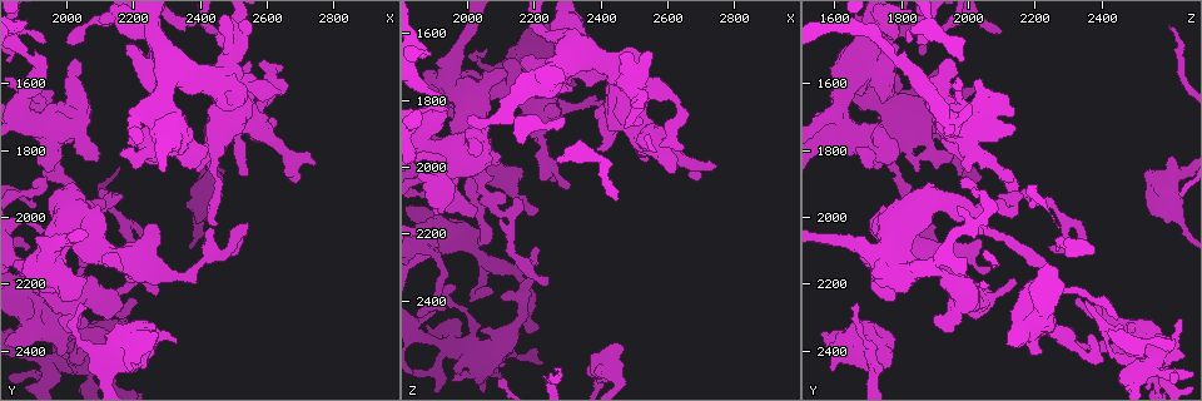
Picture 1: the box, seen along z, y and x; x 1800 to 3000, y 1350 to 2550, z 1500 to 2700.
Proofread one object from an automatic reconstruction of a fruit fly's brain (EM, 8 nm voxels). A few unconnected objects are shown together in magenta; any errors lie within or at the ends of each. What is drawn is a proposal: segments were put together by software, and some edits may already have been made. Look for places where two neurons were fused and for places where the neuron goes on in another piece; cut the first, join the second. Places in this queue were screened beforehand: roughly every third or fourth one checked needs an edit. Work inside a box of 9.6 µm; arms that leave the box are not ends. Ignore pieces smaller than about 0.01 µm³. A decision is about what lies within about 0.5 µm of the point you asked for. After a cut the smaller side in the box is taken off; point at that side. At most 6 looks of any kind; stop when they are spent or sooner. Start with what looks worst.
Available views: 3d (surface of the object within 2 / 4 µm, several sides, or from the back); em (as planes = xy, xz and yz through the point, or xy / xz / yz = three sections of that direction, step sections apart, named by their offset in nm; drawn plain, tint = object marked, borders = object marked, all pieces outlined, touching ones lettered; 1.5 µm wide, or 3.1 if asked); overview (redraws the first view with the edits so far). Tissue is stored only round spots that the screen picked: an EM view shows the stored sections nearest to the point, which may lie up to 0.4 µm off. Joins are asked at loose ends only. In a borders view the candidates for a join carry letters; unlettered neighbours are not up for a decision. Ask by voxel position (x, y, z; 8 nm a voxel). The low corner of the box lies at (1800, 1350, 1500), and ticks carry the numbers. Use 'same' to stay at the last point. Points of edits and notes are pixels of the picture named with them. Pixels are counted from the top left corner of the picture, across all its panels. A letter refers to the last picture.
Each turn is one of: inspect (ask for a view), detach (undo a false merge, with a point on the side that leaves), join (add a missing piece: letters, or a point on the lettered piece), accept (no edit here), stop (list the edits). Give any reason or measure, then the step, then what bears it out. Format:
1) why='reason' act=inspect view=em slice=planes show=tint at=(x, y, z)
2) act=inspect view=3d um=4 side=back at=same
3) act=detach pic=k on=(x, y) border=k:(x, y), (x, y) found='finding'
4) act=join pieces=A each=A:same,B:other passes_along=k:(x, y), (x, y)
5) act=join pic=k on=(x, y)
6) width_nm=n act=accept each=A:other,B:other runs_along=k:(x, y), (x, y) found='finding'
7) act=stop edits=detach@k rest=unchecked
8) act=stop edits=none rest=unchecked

why='four-way junction' act=inspect view=em slice=planes show=borders at=(2530, 1610, 1750)

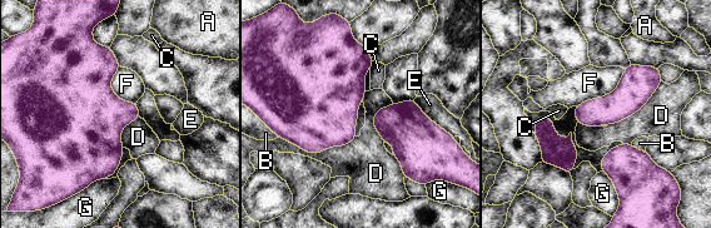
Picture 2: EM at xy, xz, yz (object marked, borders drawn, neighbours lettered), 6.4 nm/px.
longest_contact=D:500nm act=accept each=A:other,B:other,C:other,D:other,E:other,F:other,G:other border=2:(356, 135), (318, 153), (279, 137) found='continuous, no second neuron'

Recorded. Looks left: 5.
why='free end' act=inspect view=em slice=planes show=borders at=(2540, 2020, 1900)

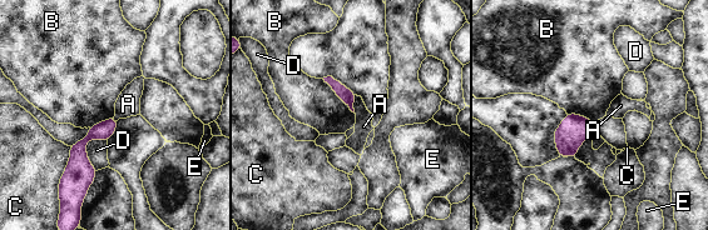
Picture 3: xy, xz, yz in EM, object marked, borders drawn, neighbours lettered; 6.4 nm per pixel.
act=accept each=A:other,B:other,C:other,D:other,E:other border=3:(322, 79), (354, 113) found='no lettered piece goes on from it'

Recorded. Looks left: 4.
why='tapers out' act=inspect view=em slice=xz step=4 show=tint at=(2260, 1430, 2600)

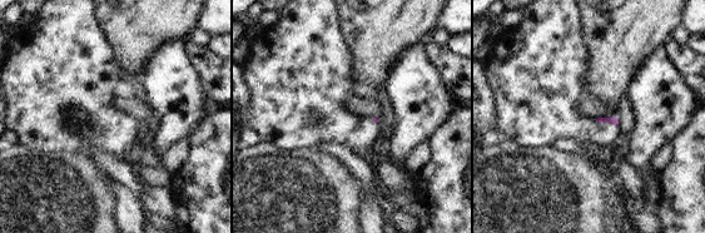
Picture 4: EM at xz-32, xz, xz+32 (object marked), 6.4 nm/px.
why='another direction' act=inspect view=em slice=planes show=borders at=same

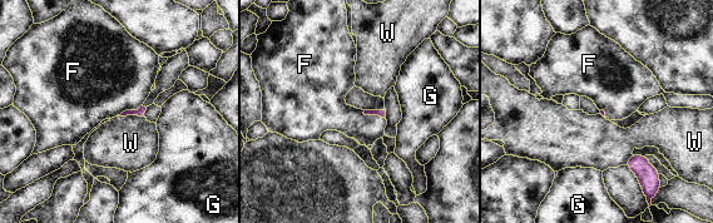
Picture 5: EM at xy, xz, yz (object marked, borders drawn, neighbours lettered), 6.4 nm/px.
act=join pieces=F each=F:same,G:other,W:other passes_along=5:(381, 113), (374, 114), (335, 114) found='the neuron continues'

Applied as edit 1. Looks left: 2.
act=stop edits=join@5 rest=unchecked

